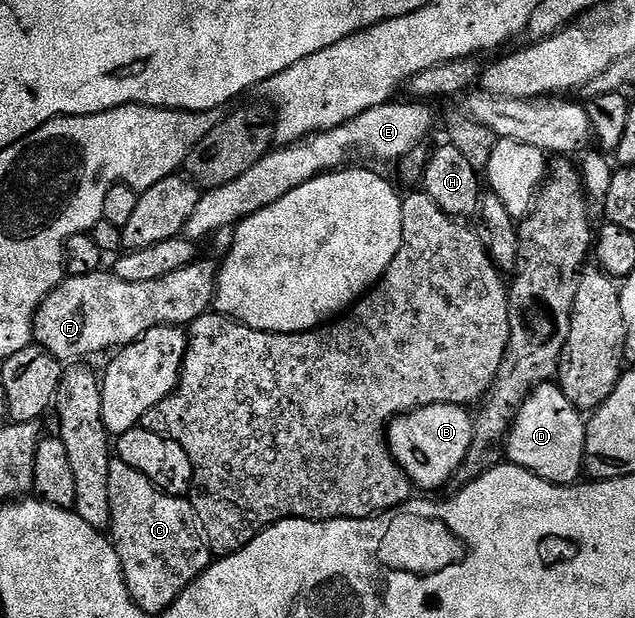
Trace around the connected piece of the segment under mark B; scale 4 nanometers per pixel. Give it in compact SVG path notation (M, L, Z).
M435 403L422 409L416 409L410 413L404 413L389 423L387 440L391 455L397 461L397 466L406 473L410 482L421 489L441 489L452 482L455 471L463 463L467 455L467 447L471 447L473 438L473 417L470 410L464 405L449 405L447 403Z

